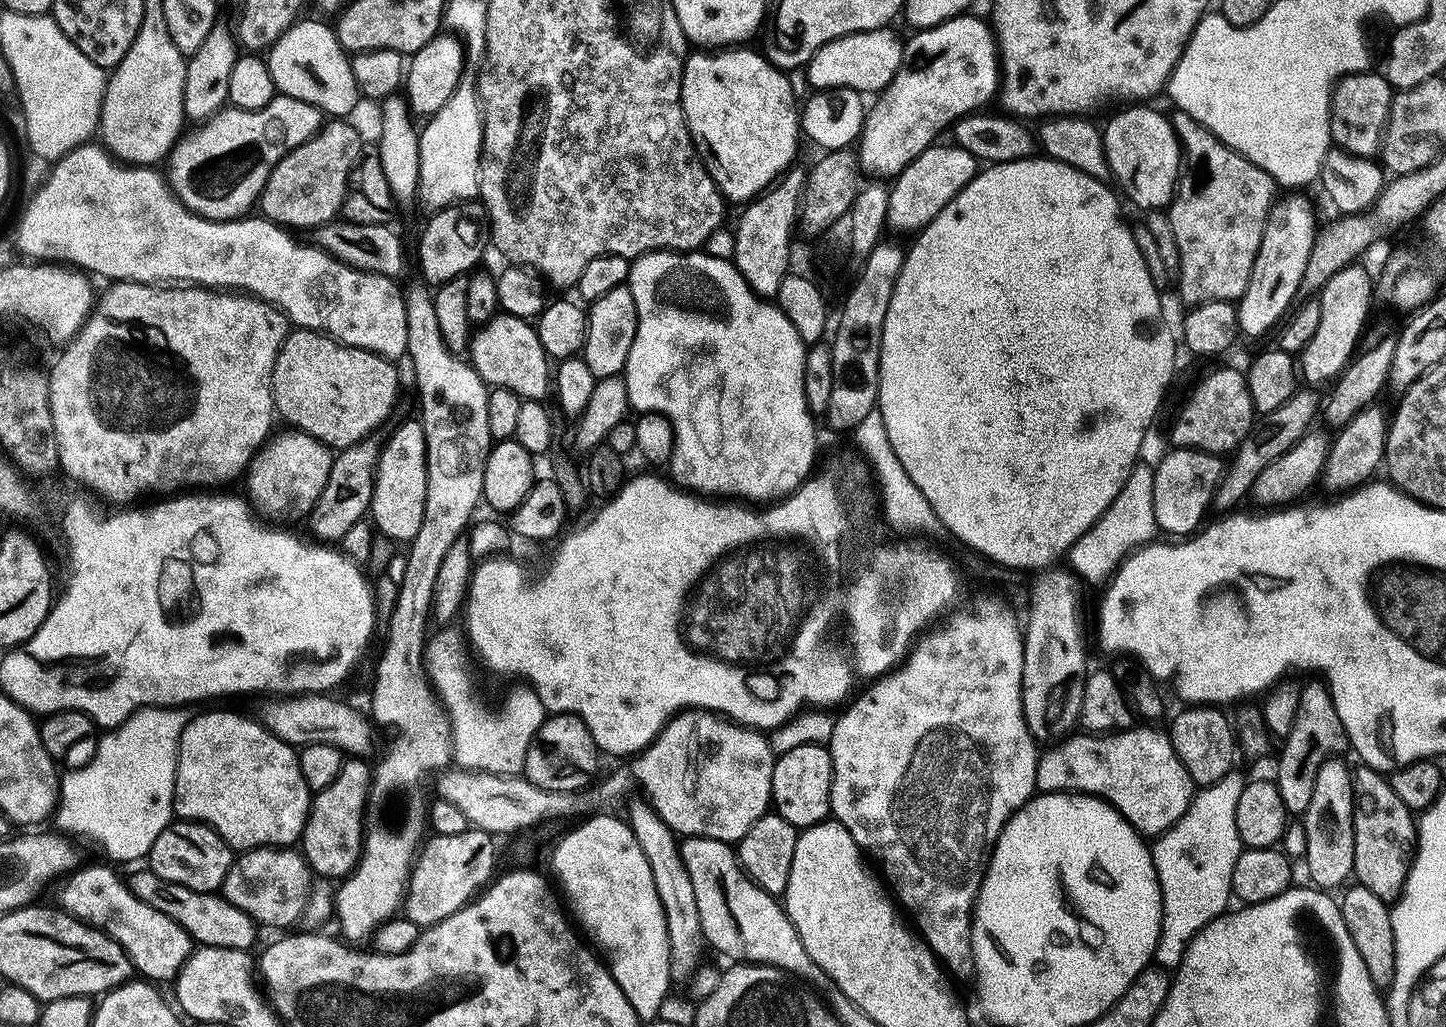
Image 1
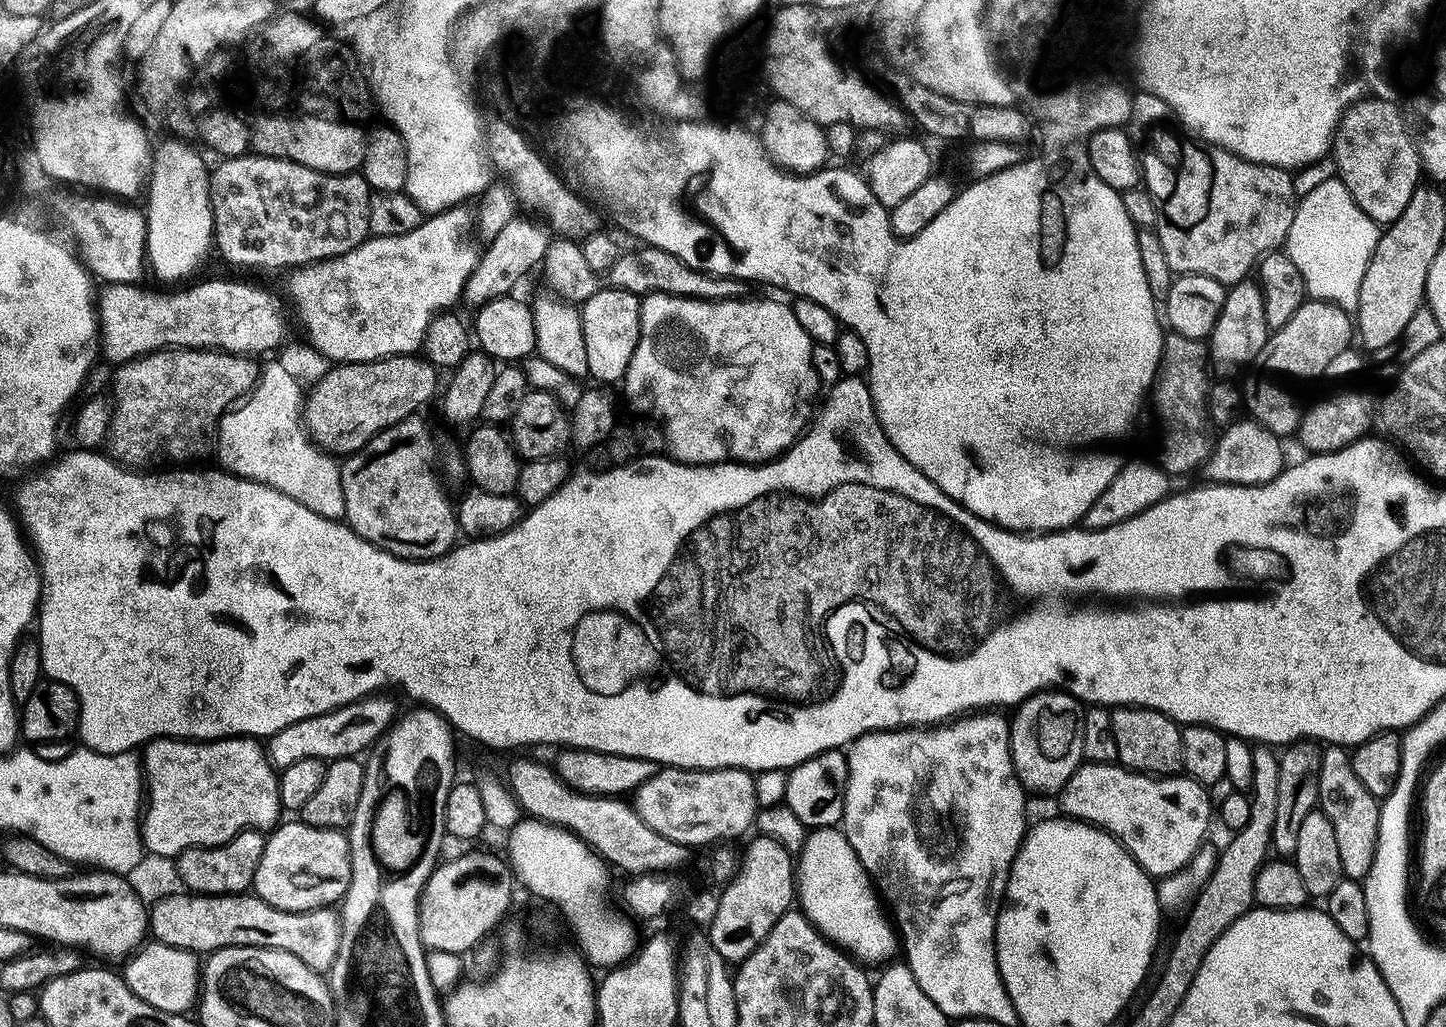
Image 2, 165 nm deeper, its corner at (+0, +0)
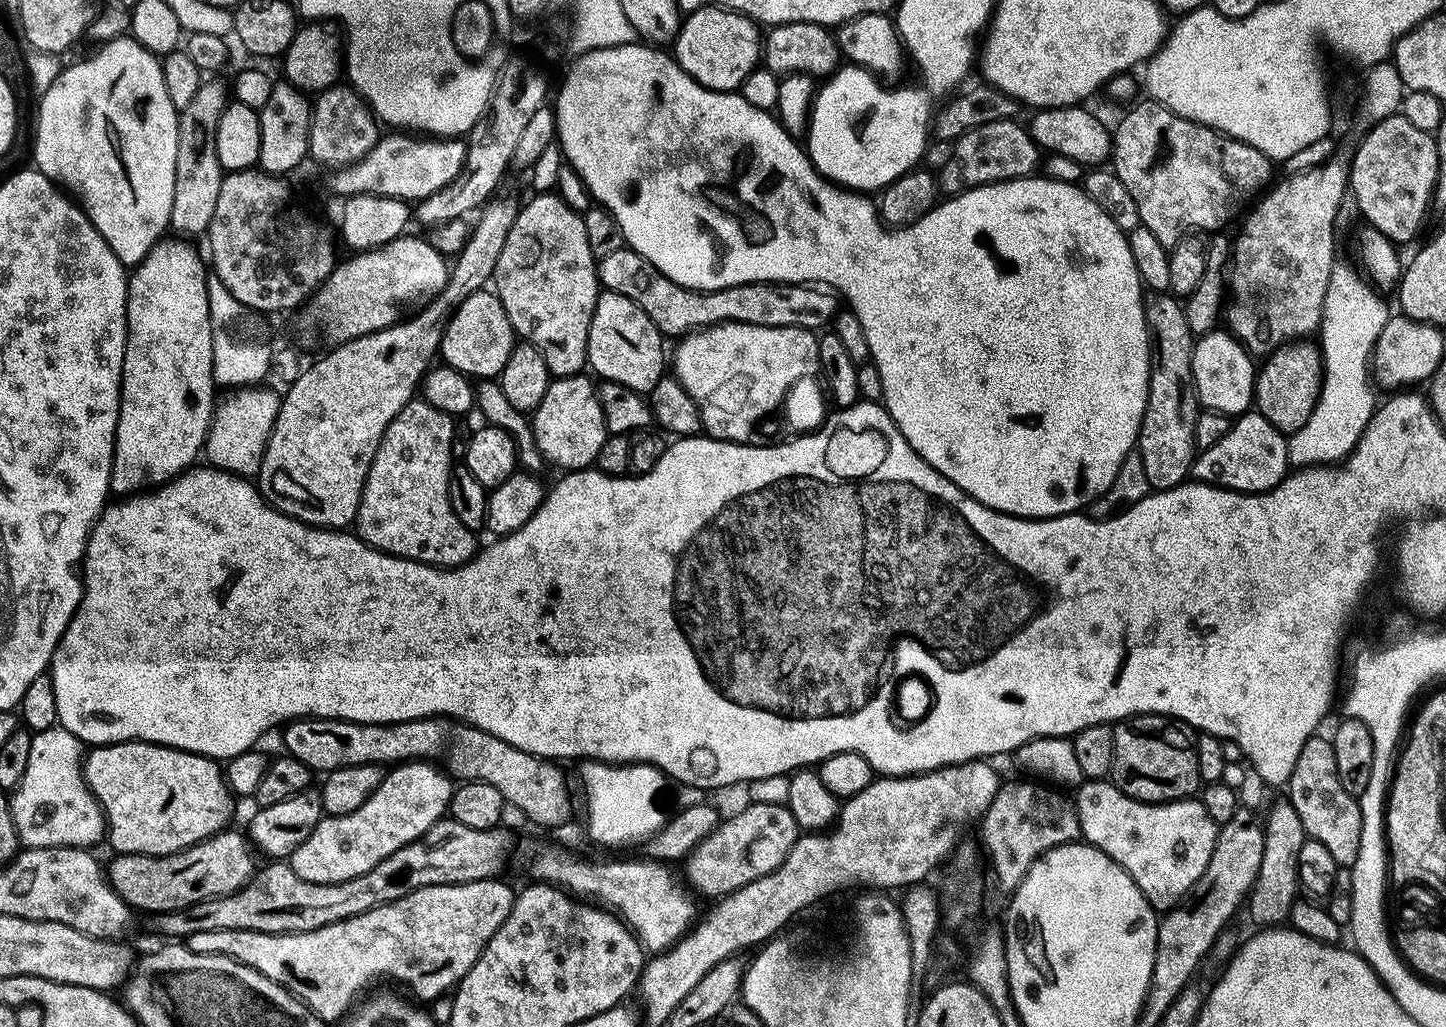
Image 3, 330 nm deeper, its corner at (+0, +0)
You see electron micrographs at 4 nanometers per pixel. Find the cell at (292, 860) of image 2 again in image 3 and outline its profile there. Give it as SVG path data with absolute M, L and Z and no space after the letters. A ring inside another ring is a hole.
M409 762L393 767L385 775L384 785L369 798L366 806L362 806L349 816L325 818L318 826L318 830L314 830L314 834L310 834L310 838L306 838L302 846L298 846L298 850L290 858L290 867L294 870L294 874L298 874L298 878L315 884L341 884L362 878L370 874L374 866L386 862L390 854L398 854L398 850L402 850L408 844L423 840L439 820L445 819L452 807L453 791L453 777L435 763Z

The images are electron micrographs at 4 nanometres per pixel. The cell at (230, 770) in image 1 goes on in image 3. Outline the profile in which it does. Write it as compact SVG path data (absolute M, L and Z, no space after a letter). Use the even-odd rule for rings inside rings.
M110 744L107 746L96 746L87 753L84 761L84 781L90 786L90 790L96 796L101 808L104 809L104 819L106 821L106 836L117 849L117 853L126 856L173 856L176 852L184 852L187 848L193 848L196 844L201 844L203 840L210 840L214 836L219 836L221 832L229 827L232 820L232 803L234 797L232 789L228 787L226 772L217 761L199 756L193 752L179 752L177 748L163 748L157 744Z

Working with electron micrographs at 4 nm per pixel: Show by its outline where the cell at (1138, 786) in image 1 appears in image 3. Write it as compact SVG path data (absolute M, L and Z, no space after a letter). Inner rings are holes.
M1090 780L1079 785L1074 796L1076 813L1080 819L1080 831L1083 839L1104 852L1122 870L1132 875L1132 881L1144 892L1144 897L1152 904L1157 913L1167 914L1192 891L1210 858L1214 858L1218 826L1206 814L1206 806L1199 799L1176 800L1165 804L1144 804L1128 797L1115 784L1108 780Z

